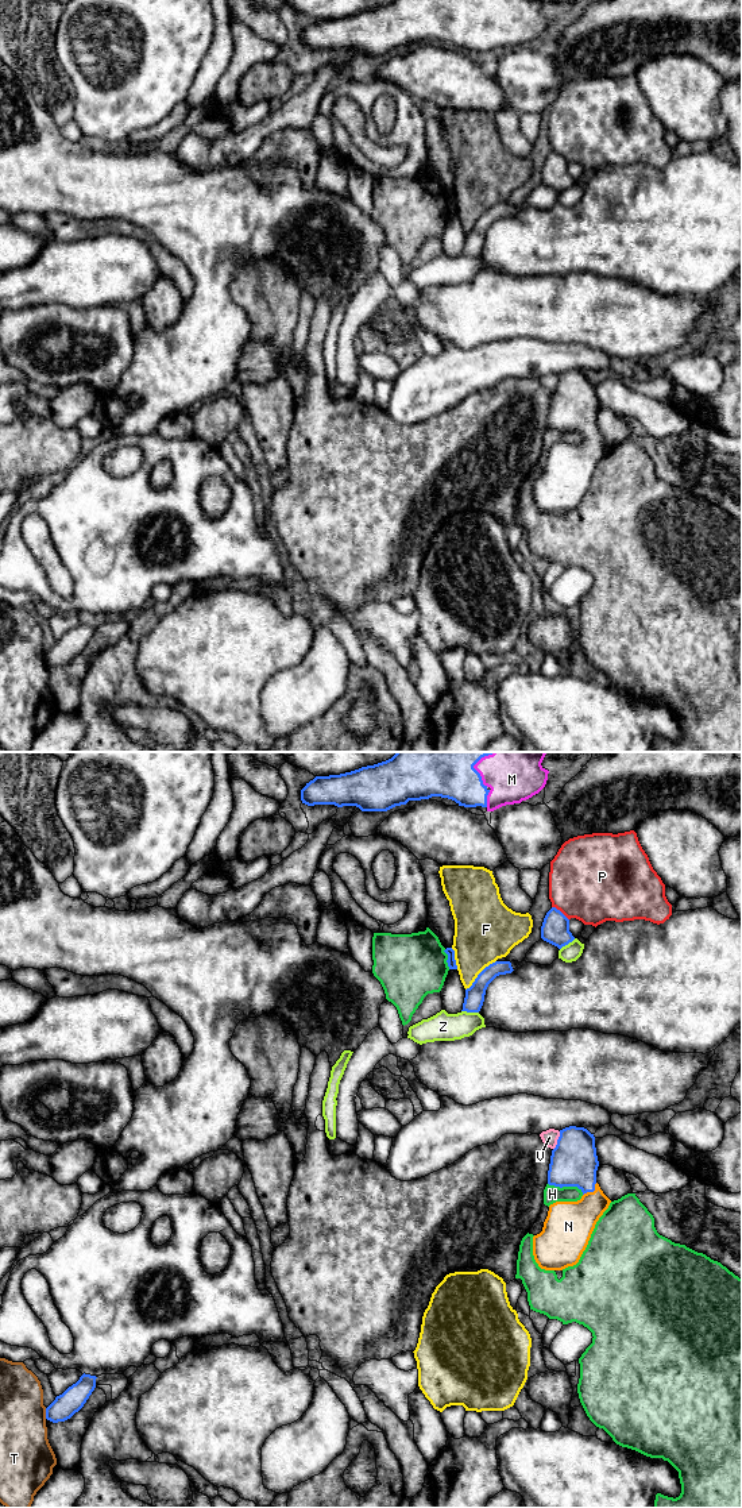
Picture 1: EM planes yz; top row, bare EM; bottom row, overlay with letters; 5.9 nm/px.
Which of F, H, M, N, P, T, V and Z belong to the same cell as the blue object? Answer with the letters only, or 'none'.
M, N

